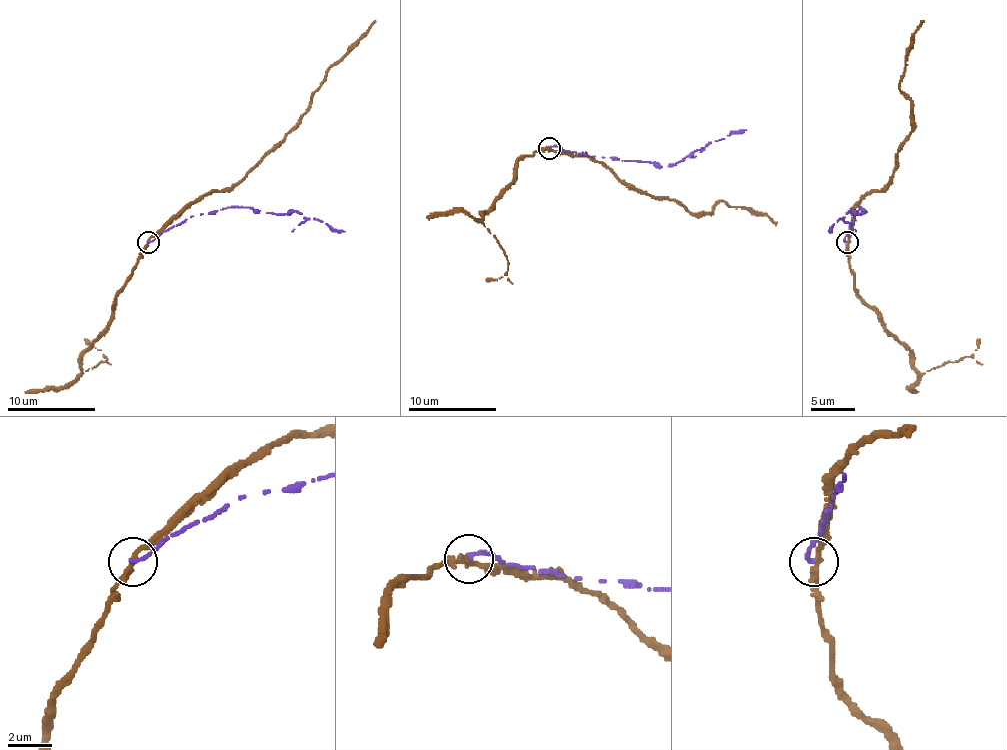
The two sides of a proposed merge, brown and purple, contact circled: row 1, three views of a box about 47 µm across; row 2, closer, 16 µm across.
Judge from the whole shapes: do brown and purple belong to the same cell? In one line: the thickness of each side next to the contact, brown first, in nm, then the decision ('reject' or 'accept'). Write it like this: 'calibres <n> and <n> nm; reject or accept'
calibres 280 and 240 nm; reject

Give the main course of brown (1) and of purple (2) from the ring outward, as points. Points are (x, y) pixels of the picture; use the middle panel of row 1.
1: (550, 149), (589, 155), (642, 191), (677, 199), (690, 213), (710, 213), (726, 202), (763, 213), (776, 226)
2: (550, 149), (561, 147), (592, 155), (673, 166), (708, 142), (745, 129)

